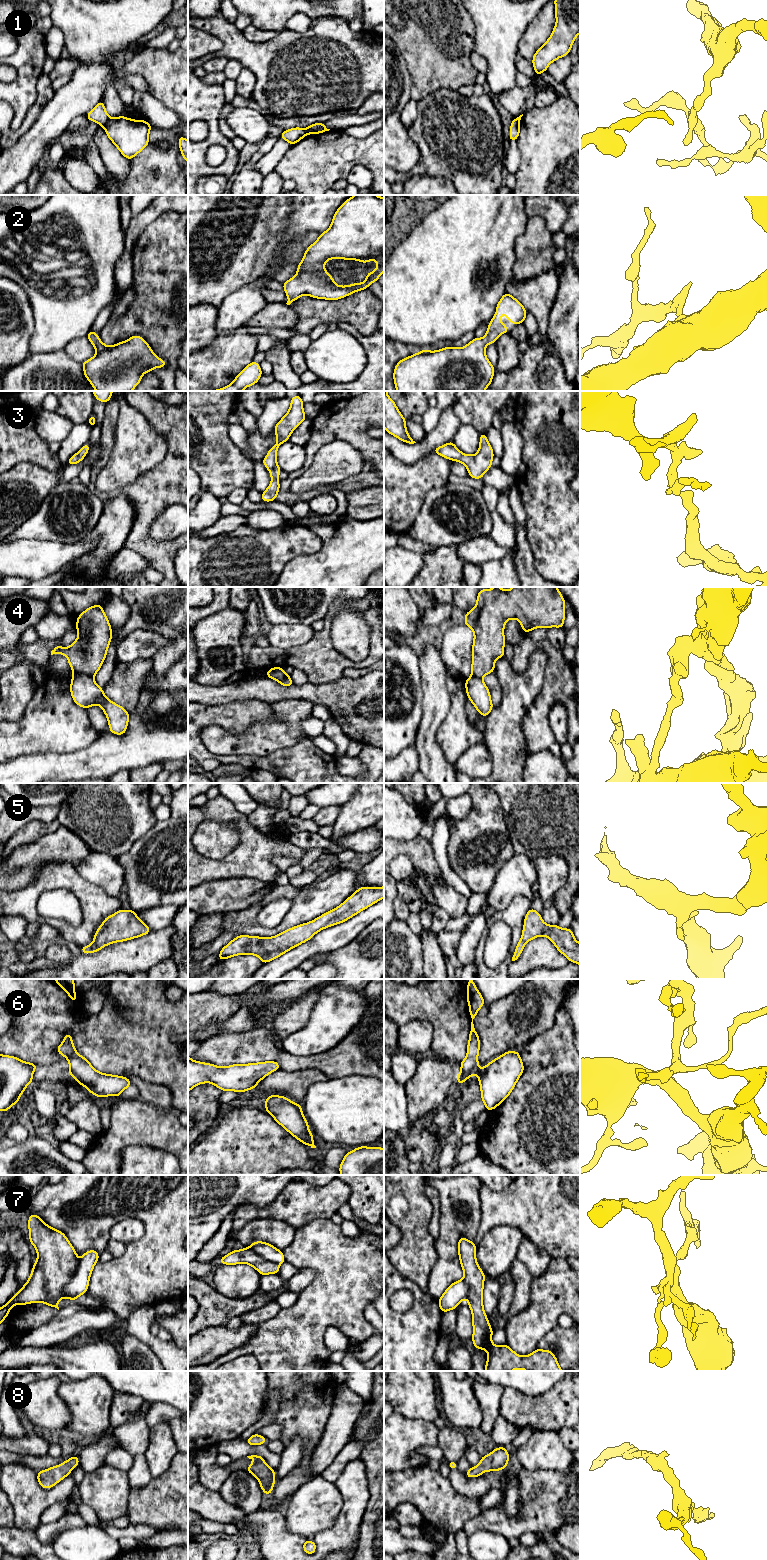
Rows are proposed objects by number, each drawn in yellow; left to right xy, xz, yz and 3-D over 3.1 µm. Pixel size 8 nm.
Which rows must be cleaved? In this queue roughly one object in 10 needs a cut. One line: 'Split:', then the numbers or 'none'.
Split: 1, 4, 7

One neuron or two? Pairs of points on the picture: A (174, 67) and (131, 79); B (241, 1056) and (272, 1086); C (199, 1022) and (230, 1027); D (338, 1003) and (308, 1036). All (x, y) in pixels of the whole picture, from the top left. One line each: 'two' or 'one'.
A: two
B: two
C: two
D: one

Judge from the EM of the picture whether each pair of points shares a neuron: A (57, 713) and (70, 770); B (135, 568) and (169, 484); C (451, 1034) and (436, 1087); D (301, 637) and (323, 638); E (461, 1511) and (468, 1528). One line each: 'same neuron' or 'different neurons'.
A: different neurons
B: different neurons
C: different neurons
D: different neurons
E: different neurons

